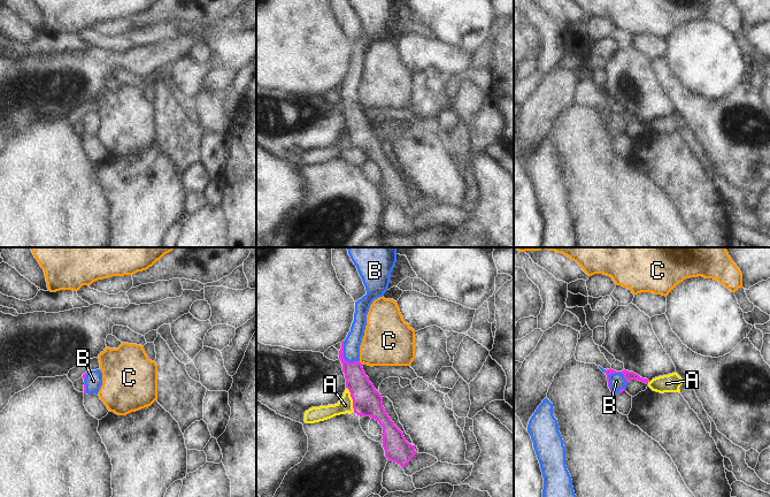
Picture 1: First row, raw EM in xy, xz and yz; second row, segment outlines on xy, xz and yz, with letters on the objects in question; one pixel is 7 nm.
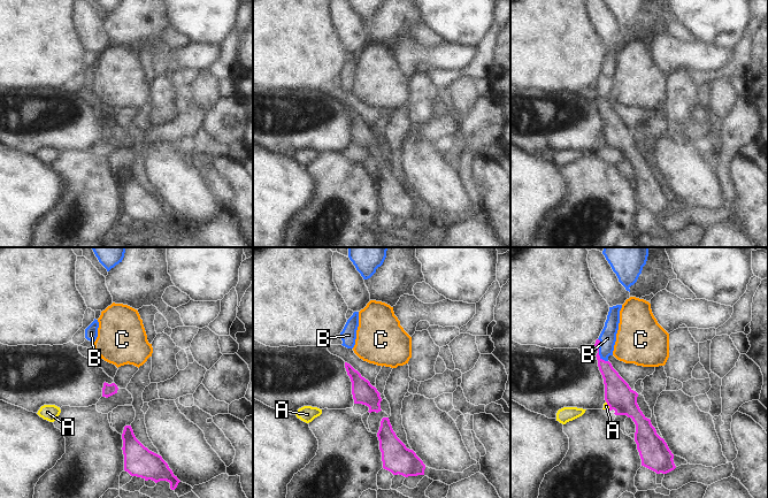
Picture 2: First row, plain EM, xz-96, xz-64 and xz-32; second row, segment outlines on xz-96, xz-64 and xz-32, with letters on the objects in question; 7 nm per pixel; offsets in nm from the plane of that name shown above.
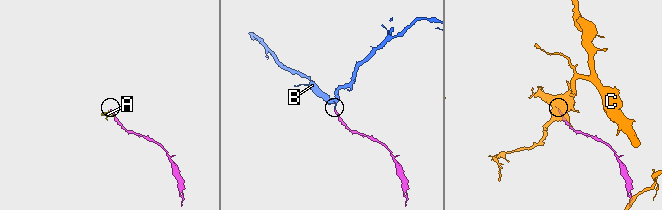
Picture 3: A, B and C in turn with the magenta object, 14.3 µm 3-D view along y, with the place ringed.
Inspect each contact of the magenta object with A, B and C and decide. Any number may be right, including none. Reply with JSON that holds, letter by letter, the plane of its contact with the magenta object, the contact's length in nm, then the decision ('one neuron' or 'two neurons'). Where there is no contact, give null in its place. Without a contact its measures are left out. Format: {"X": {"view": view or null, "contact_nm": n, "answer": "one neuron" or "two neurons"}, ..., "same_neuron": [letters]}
{"A": {"view": "xz", "contact_nm": 190, "answer": "two neurons"}, "B": {"view": "yz", "contact_nm": 160, "answer": "one neuron"}, "C": {"view": "xz", "contact_nm": 30, "answer": "two neurons"}, "same_neuron": ["B"]}

